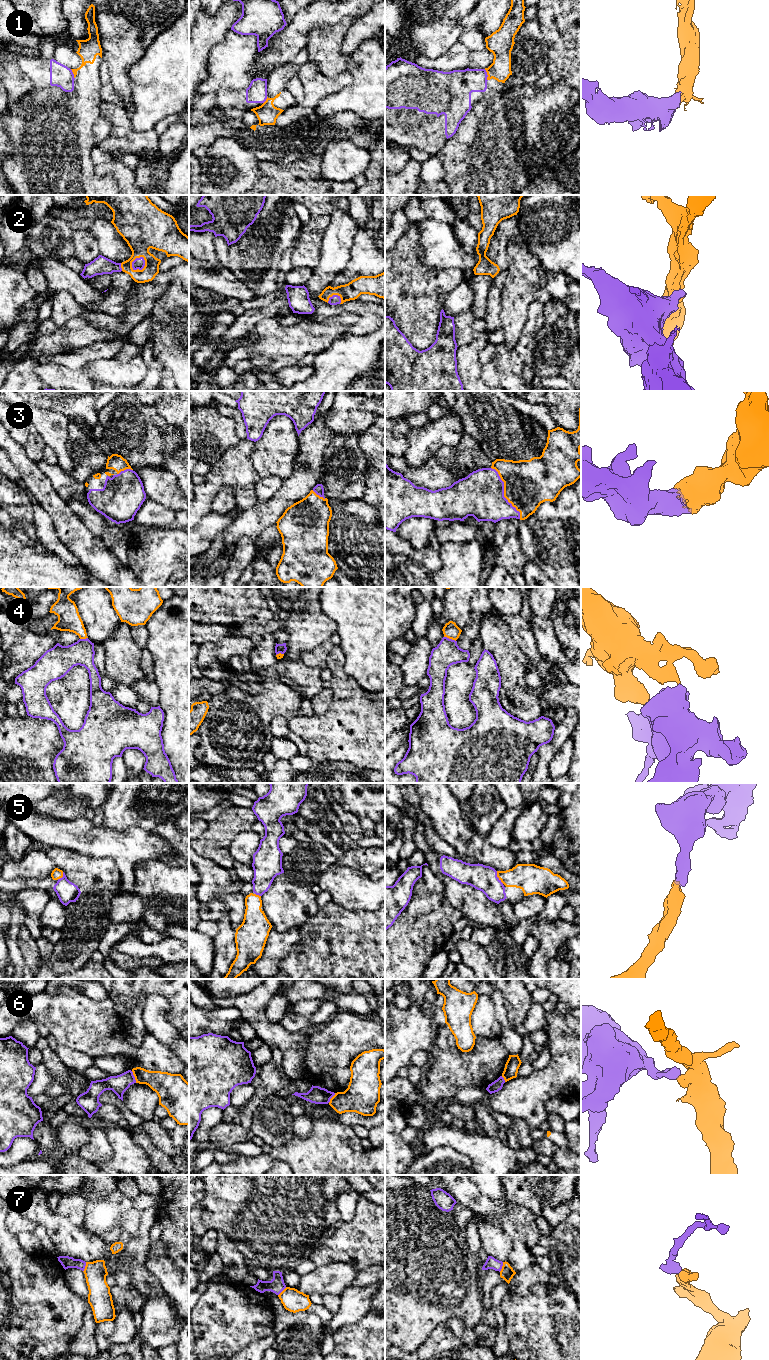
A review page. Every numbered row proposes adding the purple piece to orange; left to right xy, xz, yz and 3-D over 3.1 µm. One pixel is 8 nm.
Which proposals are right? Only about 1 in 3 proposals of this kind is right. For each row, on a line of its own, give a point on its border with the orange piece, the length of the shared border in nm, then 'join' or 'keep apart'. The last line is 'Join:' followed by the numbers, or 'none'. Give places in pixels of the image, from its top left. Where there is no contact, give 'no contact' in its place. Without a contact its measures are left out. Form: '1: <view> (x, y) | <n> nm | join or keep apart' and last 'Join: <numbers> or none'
1: yz (487, 74) | 100 nm | keep apart
2: xy (133, 260) | 140 nm | join
3: yz (504, 492) | 480 nm | join
4: yz (450, 638) | 100 nm | keep apart
5: yz (497, 876) | 120 nm | join
6: xy (134, 1076) | 100 nm | keep apart
7: yz (502, 1267) | 90 nm | keep apart
Join: 2, 3, 5

